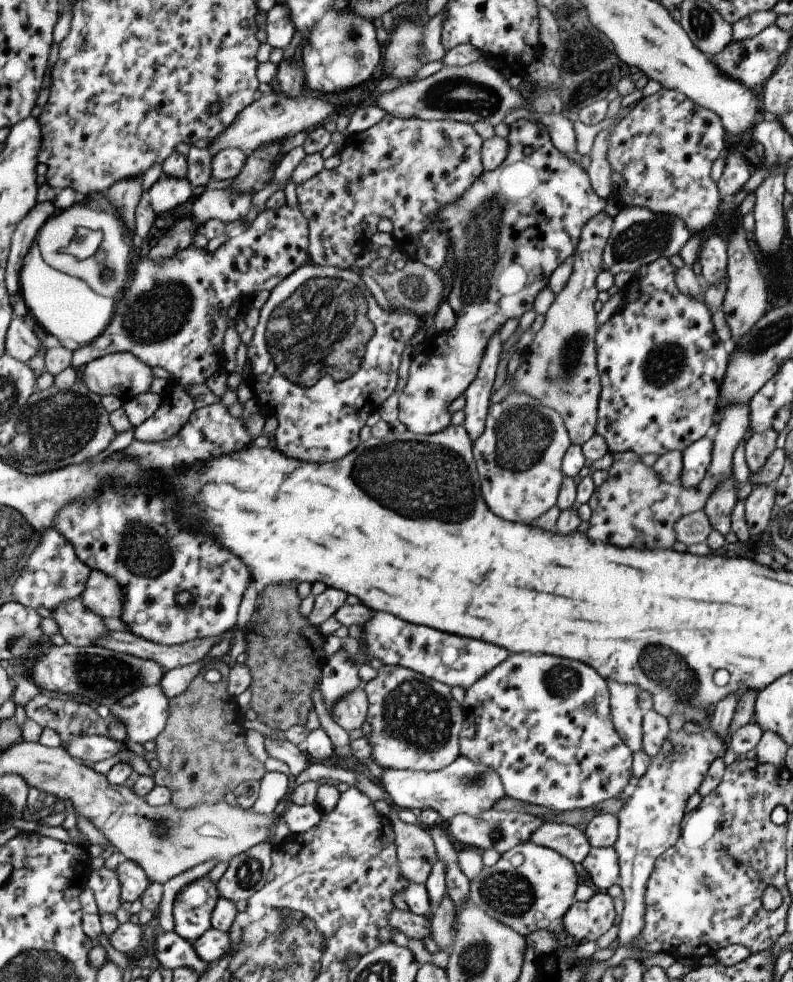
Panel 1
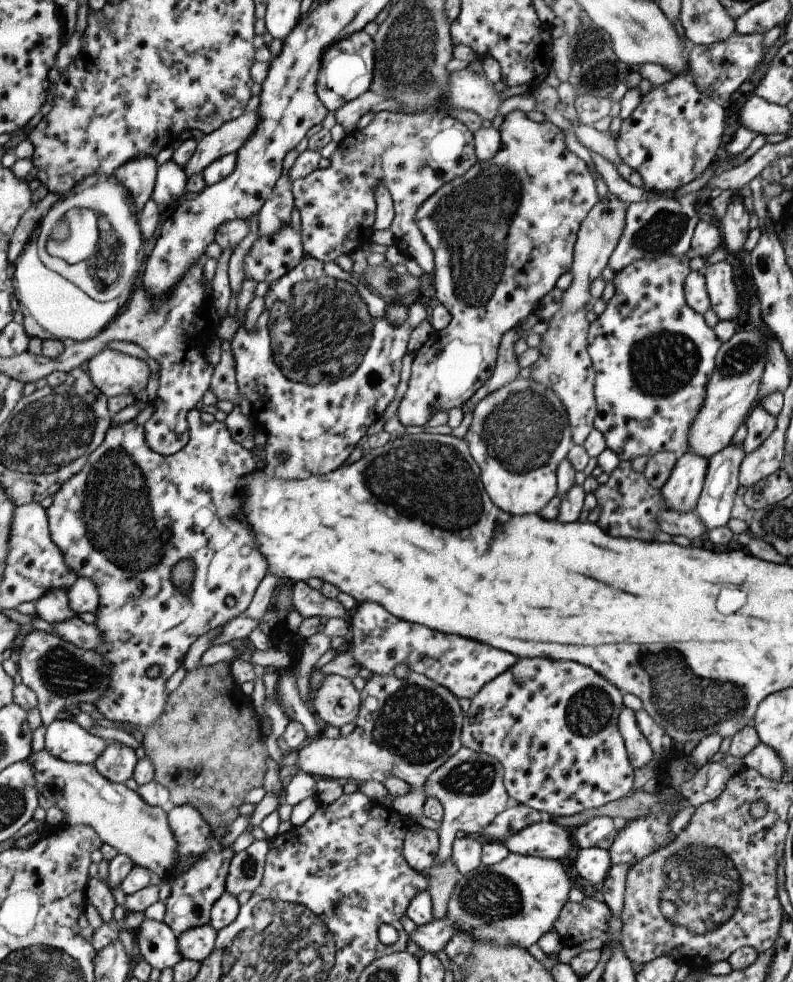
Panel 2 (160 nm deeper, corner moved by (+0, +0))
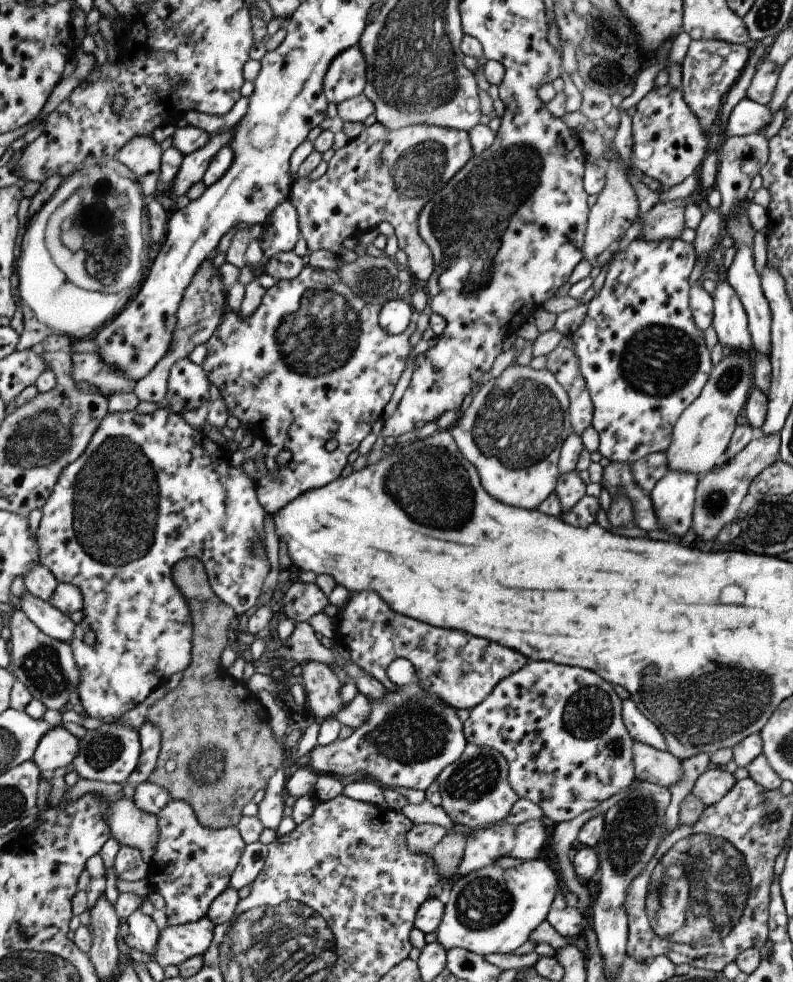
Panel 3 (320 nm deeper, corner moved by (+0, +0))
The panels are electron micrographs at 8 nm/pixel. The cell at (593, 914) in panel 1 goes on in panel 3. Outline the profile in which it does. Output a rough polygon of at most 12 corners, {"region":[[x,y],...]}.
{"region":[[557,892],[545,919],[559,936],[582,934],[587,918]]}

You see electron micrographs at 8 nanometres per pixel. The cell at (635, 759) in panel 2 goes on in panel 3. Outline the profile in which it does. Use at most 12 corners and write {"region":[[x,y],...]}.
{"region":[[633,741],[634,778],[669,788],[682,759]]}

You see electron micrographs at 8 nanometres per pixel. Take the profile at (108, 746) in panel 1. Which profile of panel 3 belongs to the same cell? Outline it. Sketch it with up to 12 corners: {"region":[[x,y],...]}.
{"region":[[59,724],[40,740],[33,760],[43,775],[71,769],[80,738]]}

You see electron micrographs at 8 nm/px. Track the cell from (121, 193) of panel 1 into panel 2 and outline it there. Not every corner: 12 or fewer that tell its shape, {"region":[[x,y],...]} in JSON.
{"region":[[154,157],[132,158],[115,176],[139,211],[151,198]]}

